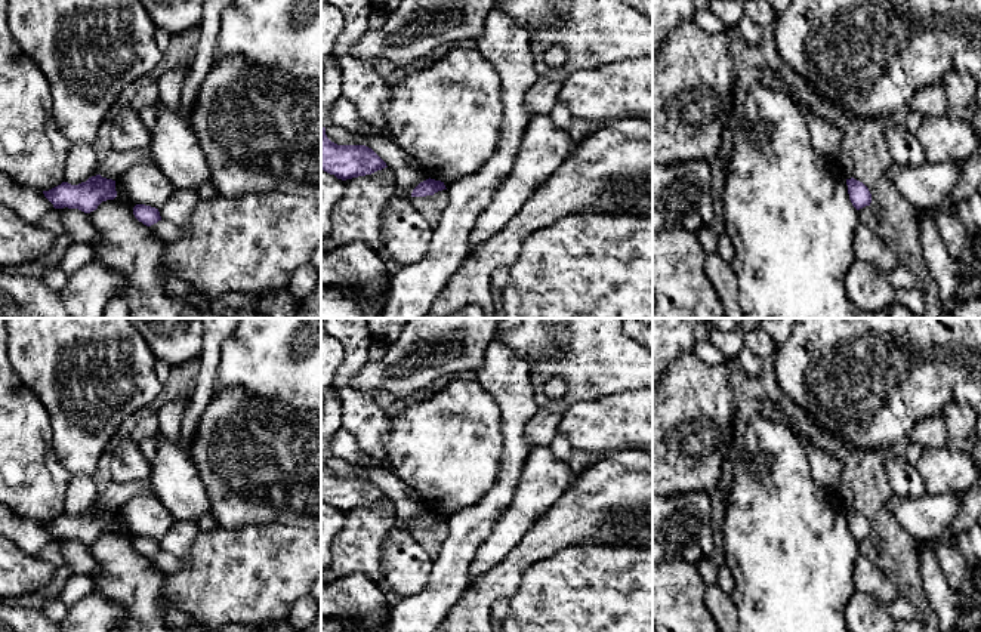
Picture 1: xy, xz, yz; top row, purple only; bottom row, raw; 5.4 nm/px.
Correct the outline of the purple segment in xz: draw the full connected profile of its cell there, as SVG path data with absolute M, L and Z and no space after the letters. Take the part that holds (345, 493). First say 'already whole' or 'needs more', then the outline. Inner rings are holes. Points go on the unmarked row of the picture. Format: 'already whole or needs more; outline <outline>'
already whole; outline M321 457L321 502L346 512L371 506L388 499L386 494L365 477L337 477Z

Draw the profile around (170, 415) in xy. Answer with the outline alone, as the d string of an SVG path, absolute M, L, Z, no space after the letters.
M181 395L157 410L158 434L176 446L179 443L181 425L189 400L191 398L186 395Z

